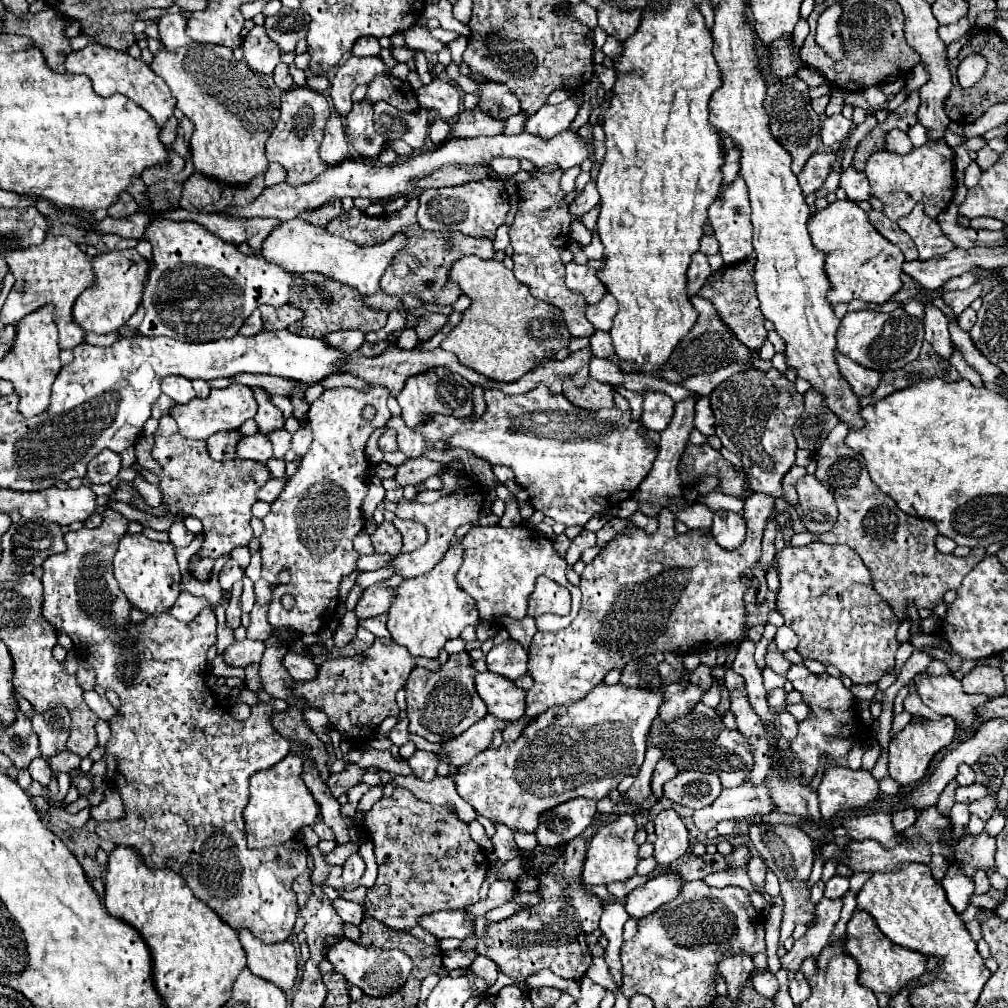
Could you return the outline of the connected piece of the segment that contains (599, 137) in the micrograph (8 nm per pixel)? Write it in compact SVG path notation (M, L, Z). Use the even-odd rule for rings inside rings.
M596 124L593 128L593 145L595 150L595 163L590 171L591 180L596 181L599 172L599 167L603 162L605 156L605 134L603 127L600 124Z

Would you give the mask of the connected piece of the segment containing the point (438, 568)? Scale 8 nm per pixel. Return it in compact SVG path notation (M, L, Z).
M453 539L447 553L429 573L423 573L415 579L405 579L395 587L395 601L389 609L387 629L391 639L399 645L405 645L409 653L421 657L437 657L447 639L455 639L467 625L479 623L479 611L473 597L467 597L459 585L455 585L455 573L463 563L463 543Z

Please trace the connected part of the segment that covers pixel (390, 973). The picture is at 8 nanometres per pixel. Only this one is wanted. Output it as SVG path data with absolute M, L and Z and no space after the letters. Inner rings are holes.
M345 937L327 949L327 961L333 965L335 973L341 973L349 983L357 985L365 995L371 995L371 997L381 997L385 993L391 993L393 989L399 989L413 967L411 959L399 949L391 949L391 951L363 949L361 945Z

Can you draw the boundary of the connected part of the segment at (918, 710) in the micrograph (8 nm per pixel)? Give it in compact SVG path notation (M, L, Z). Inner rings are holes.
M915 692L909 694L903 702L904 708L906 711L911 713L912 715L920 715L927 719L939 721L945 717L944 715L939 715L929 709L926 705L923 704L919 695Z

